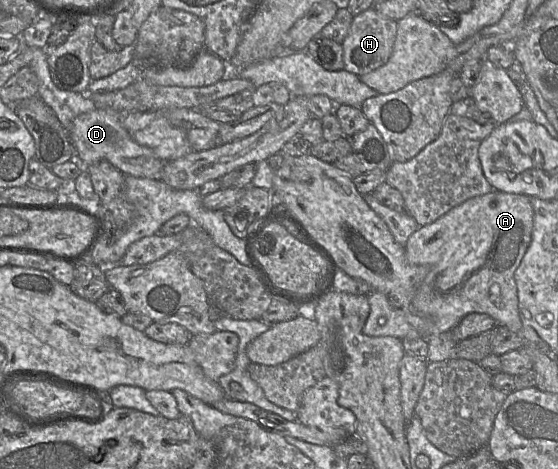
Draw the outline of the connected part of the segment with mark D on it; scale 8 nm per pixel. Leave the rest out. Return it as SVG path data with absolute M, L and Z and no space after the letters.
M95 109L76 117L68 129L75 158L83 165L106 160L126 175L160 180L164 162L151 149L138 144L123 127L121 115L104 109Z

